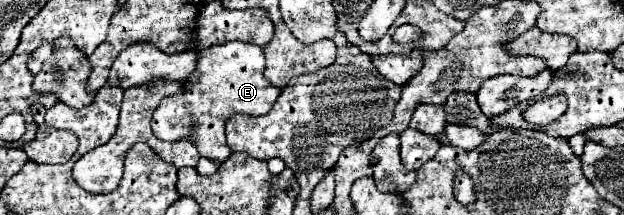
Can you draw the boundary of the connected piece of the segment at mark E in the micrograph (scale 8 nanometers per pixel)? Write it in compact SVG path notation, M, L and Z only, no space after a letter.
M226 42L198 52L198 58L200 62L192 72L192 78L182 84L182 94L162 98L158 104L158 110L152 118L152 130L160 140L190 140L198 148L200 156L222 164L232 154L224 134L226 120L232 114L268 114L282 90L264 78L264 54L260 46L246 42Z

